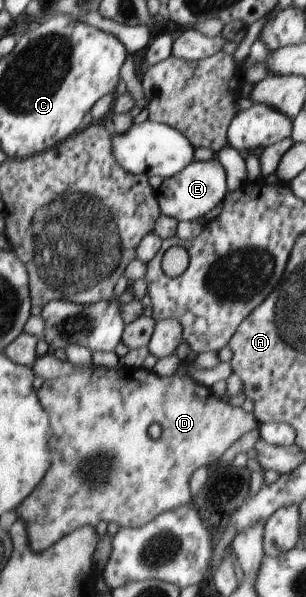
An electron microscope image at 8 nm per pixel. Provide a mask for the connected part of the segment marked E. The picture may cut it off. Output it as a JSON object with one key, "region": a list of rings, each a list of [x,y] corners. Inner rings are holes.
{"region":[[[214,157],[207,162],[194,160],[179,174],[163,180],[155,194],[164,217],[177,222],[197,220],[215,209],[226,198],[225,171]]]}

